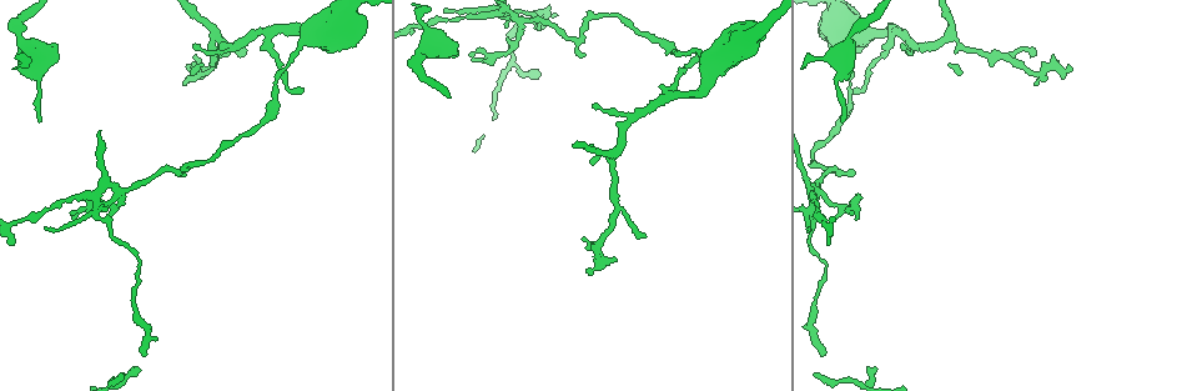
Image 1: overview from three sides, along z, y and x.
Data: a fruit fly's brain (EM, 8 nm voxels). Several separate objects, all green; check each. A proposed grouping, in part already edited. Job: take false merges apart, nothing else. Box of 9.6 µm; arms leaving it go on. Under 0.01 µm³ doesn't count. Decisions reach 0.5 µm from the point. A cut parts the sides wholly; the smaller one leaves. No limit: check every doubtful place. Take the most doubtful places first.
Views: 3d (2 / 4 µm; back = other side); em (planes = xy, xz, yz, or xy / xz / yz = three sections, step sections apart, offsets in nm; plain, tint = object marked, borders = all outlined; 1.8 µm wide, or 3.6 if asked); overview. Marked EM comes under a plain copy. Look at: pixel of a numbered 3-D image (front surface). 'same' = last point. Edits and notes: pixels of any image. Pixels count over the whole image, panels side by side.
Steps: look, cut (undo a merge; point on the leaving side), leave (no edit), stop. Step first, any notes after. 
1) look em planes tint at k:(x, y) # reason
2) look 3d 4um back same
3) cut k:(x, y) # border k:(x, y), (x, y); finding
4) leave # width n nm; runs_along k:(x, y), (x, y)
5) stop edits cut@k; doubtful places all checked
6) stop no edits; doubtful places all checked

look em yz step 4 tint at 1:(817, 191) # looks like a crossing

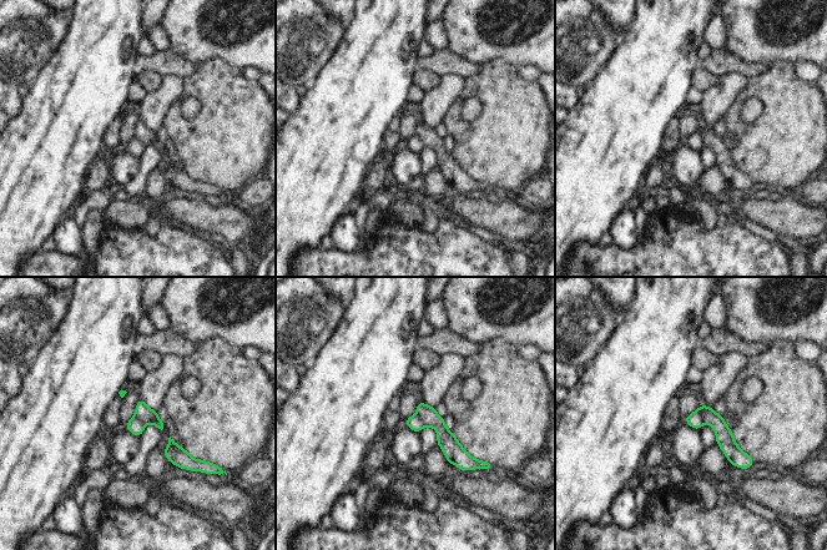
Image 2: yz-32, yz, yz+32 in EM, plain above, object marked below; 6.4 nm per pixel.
look em planes tint same # another direction

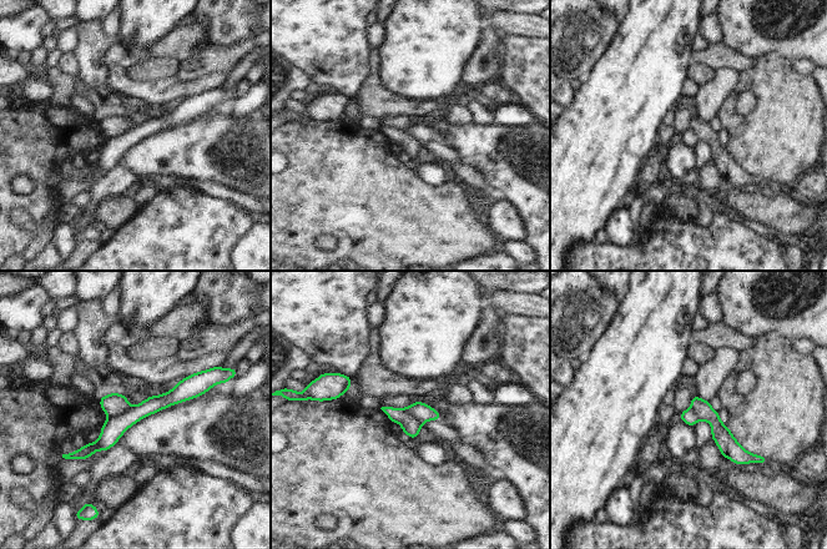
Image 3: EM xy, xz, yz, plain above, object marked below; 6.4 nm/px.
cut 3:(114, 403) # part_leaving 3:(695, 399), (721, 436), (747, 458); two cells meet here

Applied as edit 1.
look em 3.6um yz step 16 tint at 1:(312, 32) # abrupt turn

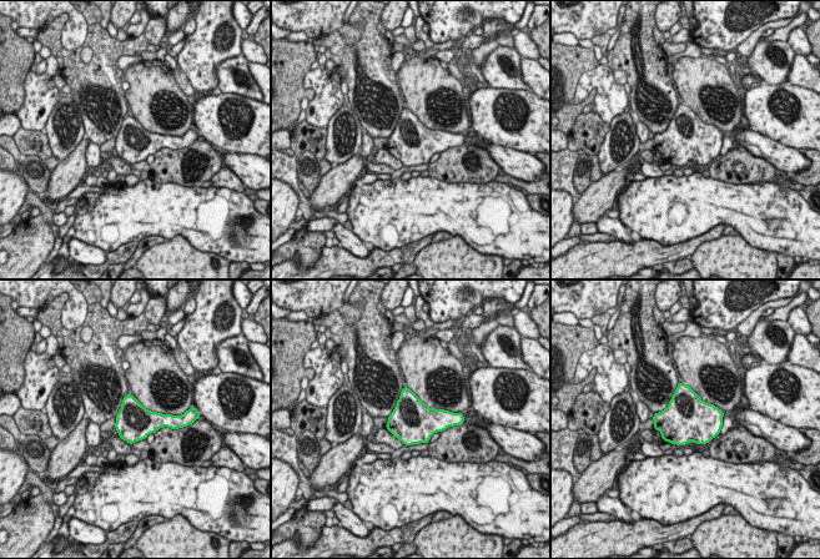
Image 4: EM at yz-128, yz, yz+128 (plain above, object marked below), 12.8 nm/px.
look em 3.6um planes tint same # cut it another way

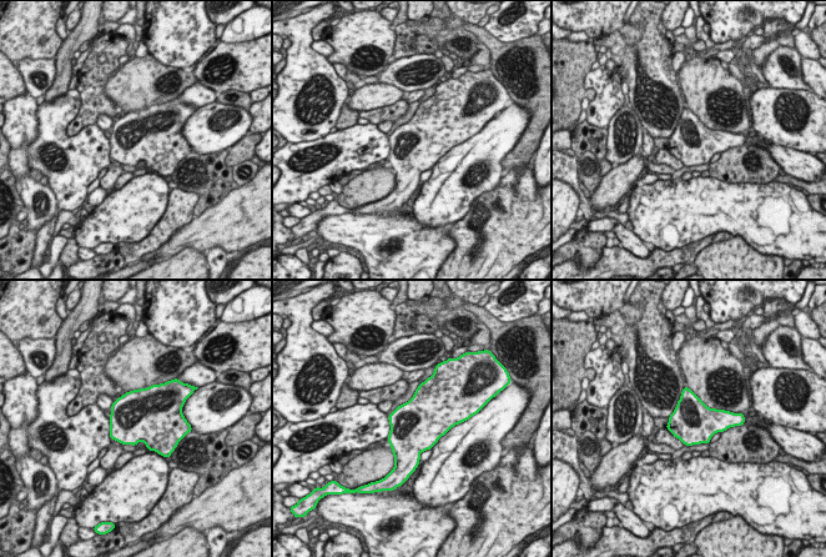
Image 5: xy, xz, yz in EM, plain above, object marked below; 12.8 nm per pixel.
leave # width 550 nm; continuous, no second cell

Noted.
look 3d 2um back at 1:(673, 96) # three arms meet

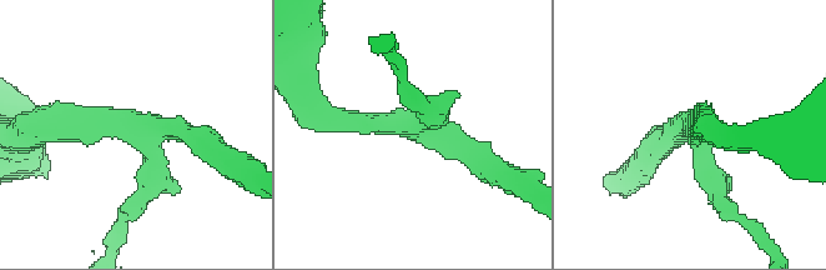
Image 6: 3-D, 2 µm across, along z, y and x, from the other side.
look em planes tint at 6:(137, 123) # arms 3; shape alone is not enough

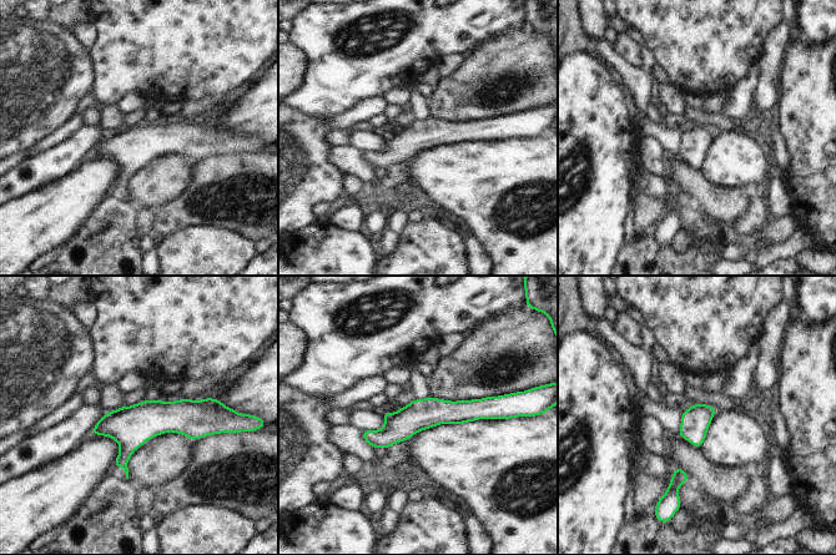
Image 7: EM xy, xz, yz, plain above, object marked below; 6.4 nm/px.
leave # width 190 nm; runs_along 7:(493, 409), (423, 413), (366, 435); all the same cell

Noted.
stop edits cut@3; doubtful places all checked

